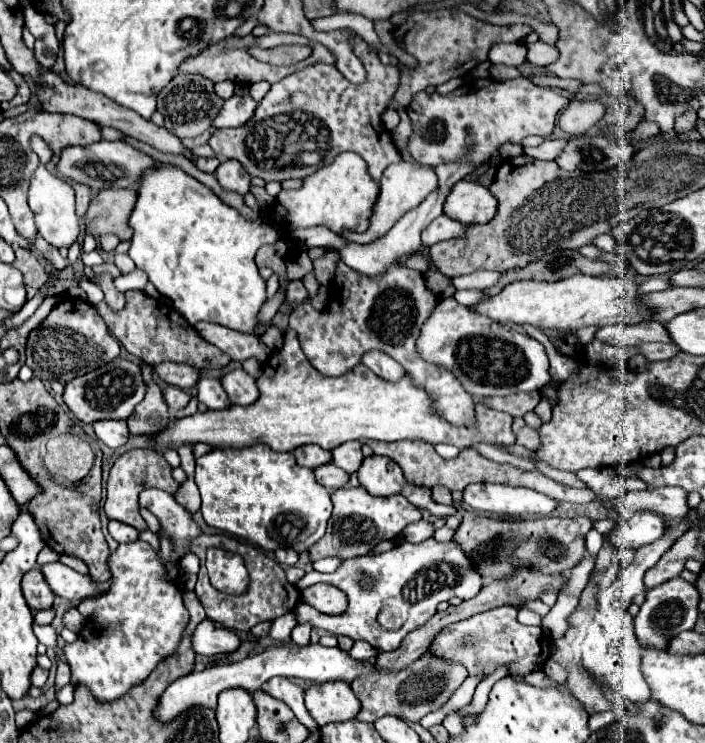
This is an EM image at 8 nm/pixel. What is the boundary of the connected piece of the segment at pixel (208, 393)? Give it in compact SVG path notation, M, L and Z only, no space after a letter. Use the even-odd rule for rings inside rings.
M201 378L197 384L197 400L207 406L207 410L231 408L229 396L223 390L221 378Z

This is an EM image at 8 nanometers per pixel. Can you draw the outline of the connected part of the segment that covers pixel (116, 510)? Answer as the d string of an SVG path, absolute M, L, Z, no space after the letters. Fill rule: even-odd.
M135 448L119 456L109 472L109 482L107 482L107 502L105 502L105 514L109 520L119 520L125 522L137 530L147 530L147 522L139 514L139 494L143 488L159 488L169 494L175 494L179 490L179 482L175 486L175 480L171 476L173 468L167 464L161 452L153 448Z

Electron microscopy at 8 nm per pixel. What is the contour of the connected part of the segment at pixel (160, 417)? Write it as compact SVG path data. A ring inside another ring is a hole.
M141 362L141 370L143 370L143 380L147 382L147 394L145 394L143 402L137 404L135 412L127 420L129 432L135 434L135 436L139 436L139 434L157 434L171 420L169 406L165 404L163 392L151 378L153 368L149 364Z

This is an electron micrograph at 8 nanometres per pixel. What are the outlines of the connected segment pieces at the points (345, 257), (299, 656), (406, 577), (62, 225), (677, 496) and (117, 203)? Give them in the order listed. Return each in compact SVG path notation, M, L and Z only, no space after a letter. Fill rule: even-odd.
M439 164L439 166L435 166L435 172L437 172L437 178L439 178L439 184L441 184L441 186L439 186L433 194L429 194L417 208L405 212L405 214L399 218L399 222L397 222L385 236L381 236L379 240L375 240L375 242L371 242L371 244L353 244L353 242L347 242L347 240L343 240L339 234L329 232L329 228L301 228L301 230L299 230L299 228L291 228L291 230L289 230L289 236L291 236L293 240L305 244L305 246L307 246L307 242L309 242L309 246L317 246L317 248L335 246L337 252L339 252L339 258L341 258L347 266L351 266L353 270L357 270L357 272L361 272L361 274L377 276L377 274L385 272L393 262L403 260L403 256L411 256L411 254L415 254L415 252L421 250L421 238L419 238L419 236L421 236L423 228L427 228L427 224L431 224L437 216L443 214L443 204L445 204L445 198L447 198L449 192L451 192L453 184L457 184L457 180L463 180L463 178L475 174L477 168L473 168L473 164Z
M279 644L279 646L271 646L261 654L255 656L247 656L241 662L233 662L227 666L213 666L207 668L203 672L191 672L189 676L183 676L179 680L175 680L165 694L161 696L161 702L155 710L155 716L163 722L173 720L177 714L181 714L183 710L189 710L193 706L209 706L215 708L217 704L217 696L223 690L229 688L243 688L247 692L257 692L269 678L273 676L285 676L285 678L301 678L301 680L309 680L309 682L331 682L331 680L345 680L345 682L353 682L357 676L371 672L371 666L361 664L353 658L347 656L347 652L339 650L339 648L325 648L321 644L307 644L307 646L295 646L295 644Z
M429 538L419 544L403 542L389 552L345 560L341 564L341 568L337 568L331 574L321 574L321 572L311 570L299 582L295 582L295 586L299 590L305 590L307 586L321 582L333 584L347 594L349 601L347 612L341 616L325 616L307 604L299 604L297 606L297 622L309 622L309 624L323 628L335 636L341 634L341 636L349 636L353 640L365 640L375 650L381 650L381 652L395 650L401 644L401 640L407 636L407 632L423 626L435 614L435 608L439 602L447 602L451 596L459 596L461 600L469 600L473 596L477 596L483 586L481 574L477 570L473 570L473 562L469 560L469 556L465 556L465 552L461 552L461 546L453 540L451 542L437 542L435 538ZM361 570L365 570L377 582L375 588L369 592L359 588L359 572ZM387 604L401 606L401 610L403 610L405 624L399 630L383 630L377 624L377 614Z
M39 166L37 172L29 180L29 206L35 214L35 226L39 234L55 248L71 246L79 236L79 216L75 214L75 192L73 186L59 178L57 174L51 174L45 170L45 166Z
M653 488L653 490L645 490L645 492L629 492L629 490L625 490L621 498L613 500L613 506L617 508L624 520L627 520L637 510L653 510L657 514L663 514L663 516L671 518L671 520L683 520L689 514L685 496L687 496L687 492L681 490L681 488Z
M107 188L101 190L89 206L85 216L87 234L103 236L117 234L121 240L131 240L133 230L129 228L129 216L137 202L137 190L131 188Z

